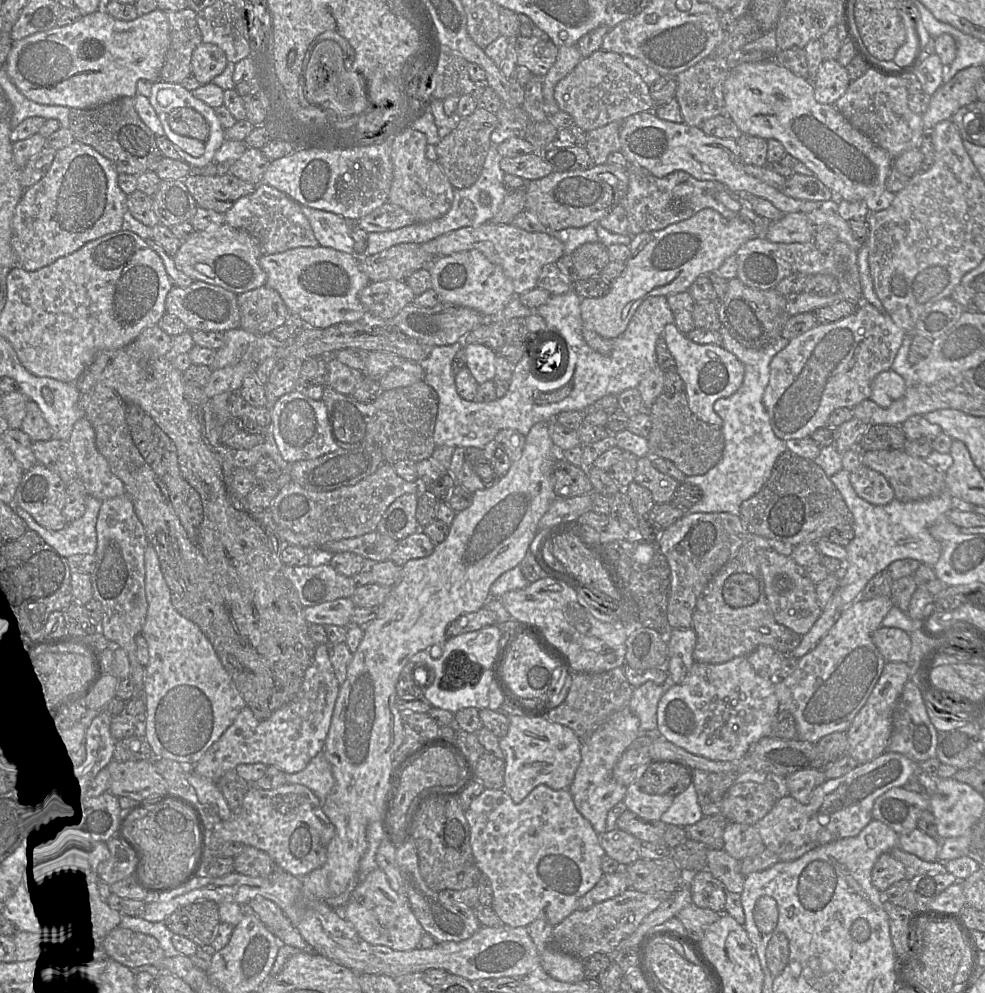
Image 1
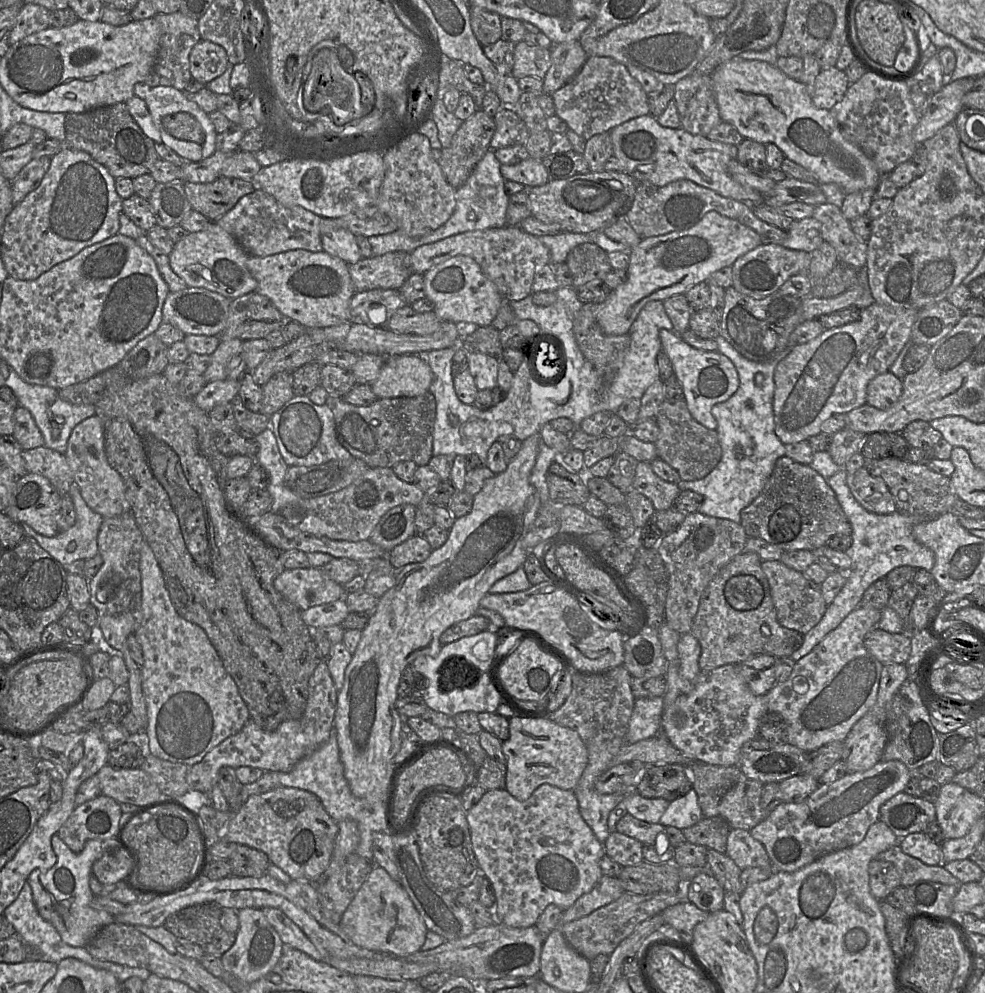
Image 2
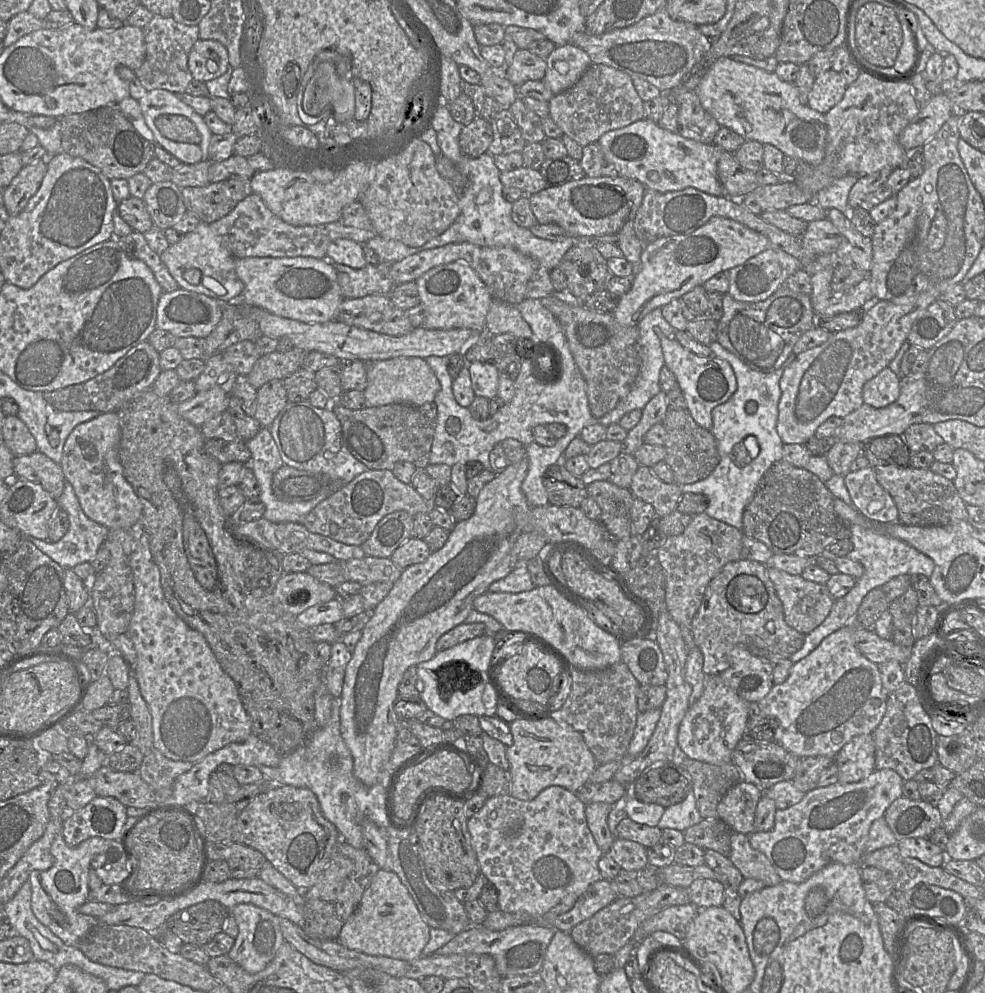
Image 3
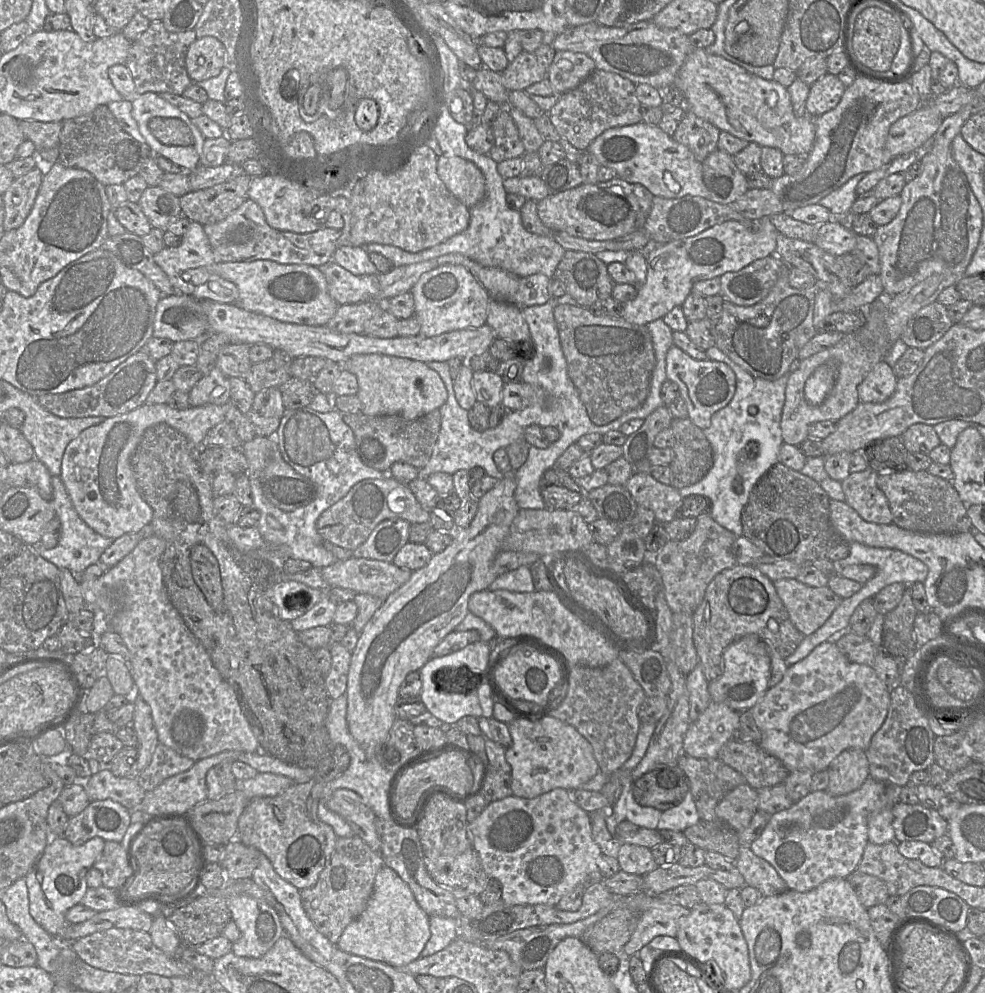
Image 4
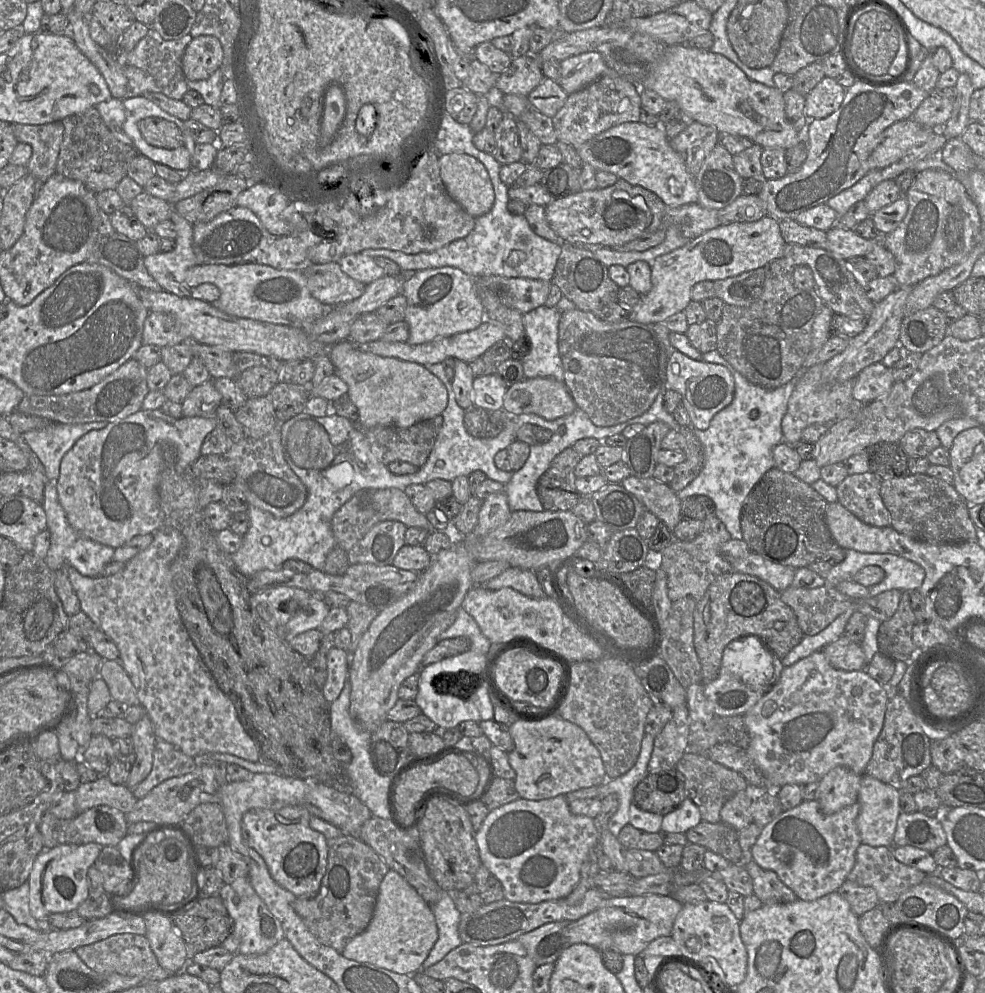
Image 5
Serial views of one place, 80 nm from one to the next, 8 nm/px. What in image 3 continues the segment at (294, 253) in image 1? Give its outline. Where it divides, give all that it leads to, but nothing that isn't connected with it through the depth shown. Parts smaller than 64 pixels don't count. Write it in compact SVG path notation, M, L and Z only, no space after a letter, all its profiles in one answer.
M248 257L236 259L236 274L244 283L244 291L238 301L249 306L267 310L279 317L285 317L305 323L326 323L335 321L338 309L345 300L338 283L333 264L327 259L313 257Z

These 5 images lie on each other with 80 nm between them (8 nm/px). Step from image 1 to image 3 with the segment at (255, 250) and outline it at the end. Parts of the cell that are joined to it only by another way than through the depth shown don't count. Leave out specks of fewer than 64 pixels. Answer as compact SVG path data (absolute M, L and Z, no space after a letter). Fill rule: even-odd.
M200 222L193 231L185 234L179 242L170 245L162 252L160 259L180 289L204 294L222 303L238 301L244 291L244 283L236 274L236 258L223 246L220 239L212 232L209 224ZM190 269L201 271L203 275L201 283L193 285L185 279L185 273Z

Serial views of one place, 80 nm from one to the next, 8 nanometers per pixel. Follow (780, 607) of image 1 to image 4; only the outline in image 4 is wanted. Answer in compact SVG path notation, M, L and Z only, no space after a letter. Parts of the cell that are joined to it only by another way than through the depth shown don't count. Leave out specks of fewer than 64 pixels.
M779 579L773 584L792 623L804 636L823 626L843 600L827 585L811 587L797 579Z

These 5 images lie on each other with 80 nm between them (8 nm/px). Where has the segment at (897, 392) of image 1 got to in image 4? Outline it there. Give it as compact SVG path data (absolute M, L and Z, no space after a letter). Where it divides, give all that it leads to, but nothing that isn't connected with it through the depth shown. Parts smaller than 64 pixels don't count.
M879 361L858 385L858 397L861 402L881 403L892 396L898 378L893 368Z

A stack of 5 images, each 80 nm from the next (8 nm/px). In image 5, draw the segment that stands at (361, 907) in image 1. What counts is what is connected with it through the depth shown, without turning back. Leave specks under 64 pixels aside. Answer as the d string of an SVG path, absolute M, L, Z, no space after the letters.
M389 870L380 884L369 926L348 942L342 955L397 974L414 975L421 971L437 939L438 927L432 907L400 874Z

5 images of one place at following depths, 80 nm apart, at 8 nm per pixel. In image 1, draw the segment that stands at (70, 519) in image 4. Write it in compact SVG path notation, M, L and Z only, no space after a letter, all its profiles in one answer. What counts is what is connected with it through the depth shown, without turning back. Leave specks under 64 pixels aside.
M88 496L84 515L58 531L39 525L25 510L12 507L29 530L36 532L59 555L68 558L72 555L94 555L97 548L96 522L101 506L100 500Z

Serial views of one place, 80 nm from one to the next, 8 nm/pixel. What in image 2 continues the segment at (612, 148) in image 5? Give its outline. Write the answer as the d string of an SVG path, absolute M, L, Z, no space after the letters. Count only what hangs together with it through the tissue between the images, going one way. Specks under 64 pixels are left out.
M644 115L631 119L610 130L613 153L618 158L624 172L633 177L637 182L649 182L653 185L662 187L677 180L690 180L700 186L709 188L723 197L737 201L747 202L751 206L763 201L763 195L758 191L744 186L735 181L727 171L728 163L737 158L738 147L718 141L710 140L705 136L693 135L683 128L663 127L652 115Z

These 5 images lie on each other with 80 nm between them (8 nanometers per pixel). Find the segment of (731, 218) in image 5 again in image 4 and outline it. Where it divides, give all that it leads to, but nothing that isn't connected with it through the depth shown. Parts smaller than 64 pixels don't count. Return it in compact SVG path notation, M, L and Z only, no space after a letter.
M770 188L748 189L740 198L728 205L750 220L784 212L781 201Z

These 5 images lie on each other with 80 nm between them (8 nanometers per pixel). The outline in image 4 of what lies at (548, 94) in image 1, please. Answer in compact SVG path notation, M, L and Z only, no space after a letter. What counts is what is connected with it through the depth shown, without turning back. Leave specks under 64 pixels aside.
M556 51L546 78L561 94L572 90L596 69L595 62L585 53Z

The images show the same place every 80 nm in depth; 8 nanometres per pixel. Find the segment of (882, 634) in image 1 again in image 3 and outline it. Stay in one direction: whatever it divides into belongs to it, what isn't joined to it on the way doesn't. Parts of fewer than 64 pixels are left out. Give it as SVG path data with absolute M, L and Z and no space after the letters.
M857 628L855 644L868 660L876 664L890 660L905 664L912 653L912 647L900 646L891 639L883 639L872 628Z

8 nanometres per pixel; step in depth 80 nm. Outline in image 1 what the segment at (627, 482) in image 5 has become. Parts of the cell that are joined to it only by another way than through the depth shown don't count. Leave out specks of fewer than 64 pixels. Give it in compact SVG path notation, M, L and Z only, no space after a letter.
M651 456L638 458L634 481L652 493L655 503L670 502L679 485L677 480L653 466Z

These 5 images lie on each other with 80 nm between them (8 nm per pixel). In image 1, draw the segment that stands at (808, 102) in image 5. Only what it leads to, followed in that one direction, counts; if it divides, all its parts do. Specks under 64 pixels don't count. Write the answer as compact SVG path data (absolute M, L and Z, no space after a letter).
M836 59L824 60L813 82L816 101L821 104L834 105L845 93L850 82L846 67Z

